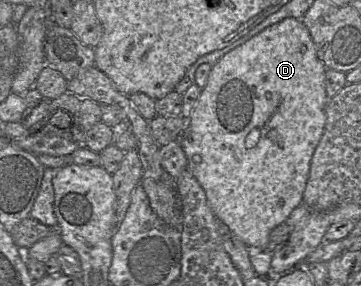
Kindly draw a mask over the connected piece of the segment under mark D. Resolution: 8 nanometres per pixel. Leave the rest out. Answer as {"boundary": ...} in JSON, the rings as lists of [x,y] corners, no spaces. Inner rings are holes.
{"boundary":[[[293,17],[285,18],[226,53],[212,66],[207,84],[202,89],[190,118],[186,122],[186,128],[180,135],[181,147],[187,156],[188,169],[203,188],[214,215],[253,251],[269,250],[271,231],[284,223],[291,212],[303,203],[311,160],[324,133],[327,120],[328,97],[325,89],[325,72],[326,67],[317,56],[309,30],[300,20]]]}

